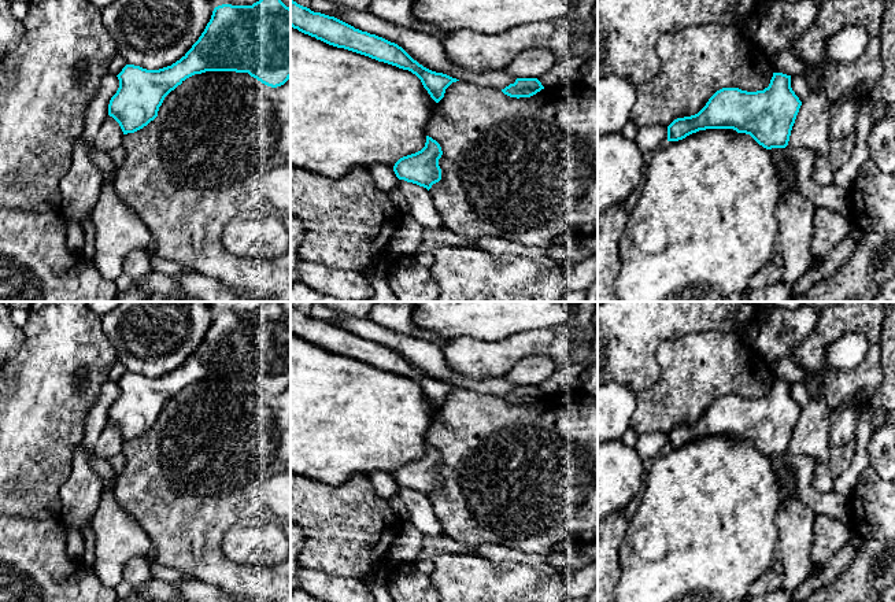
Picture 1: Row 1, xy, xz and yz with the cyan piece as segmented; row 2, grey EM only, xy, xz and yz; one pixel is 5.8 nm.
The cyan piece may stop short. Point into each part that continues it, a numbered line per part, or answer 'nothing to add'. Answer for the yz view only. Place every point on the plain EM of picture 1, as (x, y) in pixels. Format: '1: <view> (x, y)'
1: yz (834, 505)

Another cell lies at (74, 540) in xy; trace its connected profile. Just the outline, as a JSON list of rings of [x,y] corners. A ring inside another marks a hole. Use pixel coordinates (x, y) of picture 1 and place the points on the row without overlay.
[[[64,525],[66,529],[66,553],[70,559],[78,562],[84,561],[85,540],[81,532]]]

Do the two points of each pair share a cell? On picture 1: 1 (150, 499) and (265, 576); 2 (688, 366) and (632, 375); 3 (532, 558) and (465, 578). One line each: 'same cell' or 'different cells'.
1: same cell
2: different cells
3: different cells

